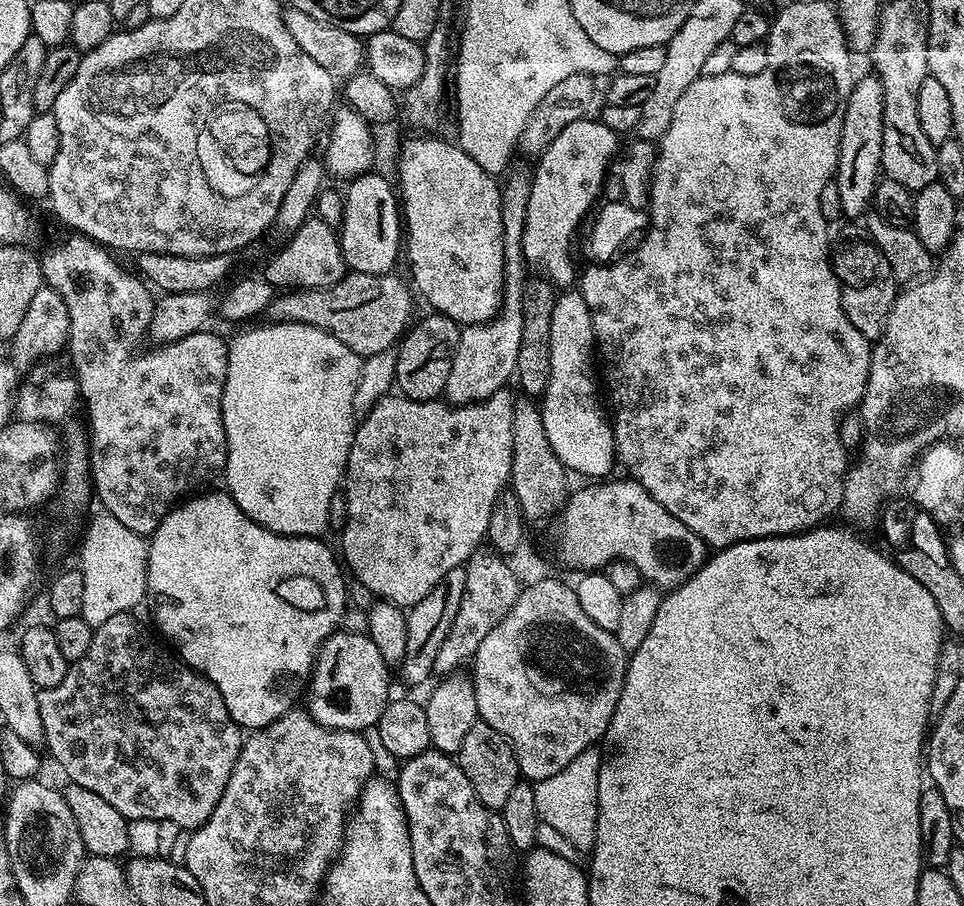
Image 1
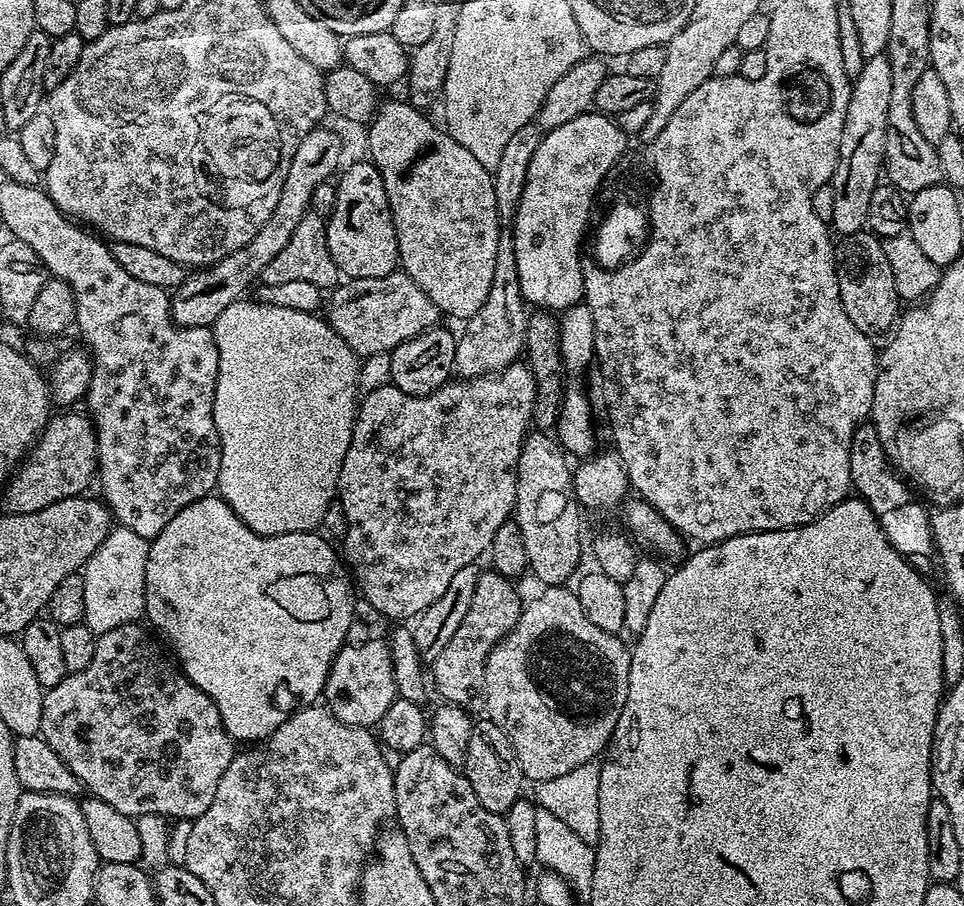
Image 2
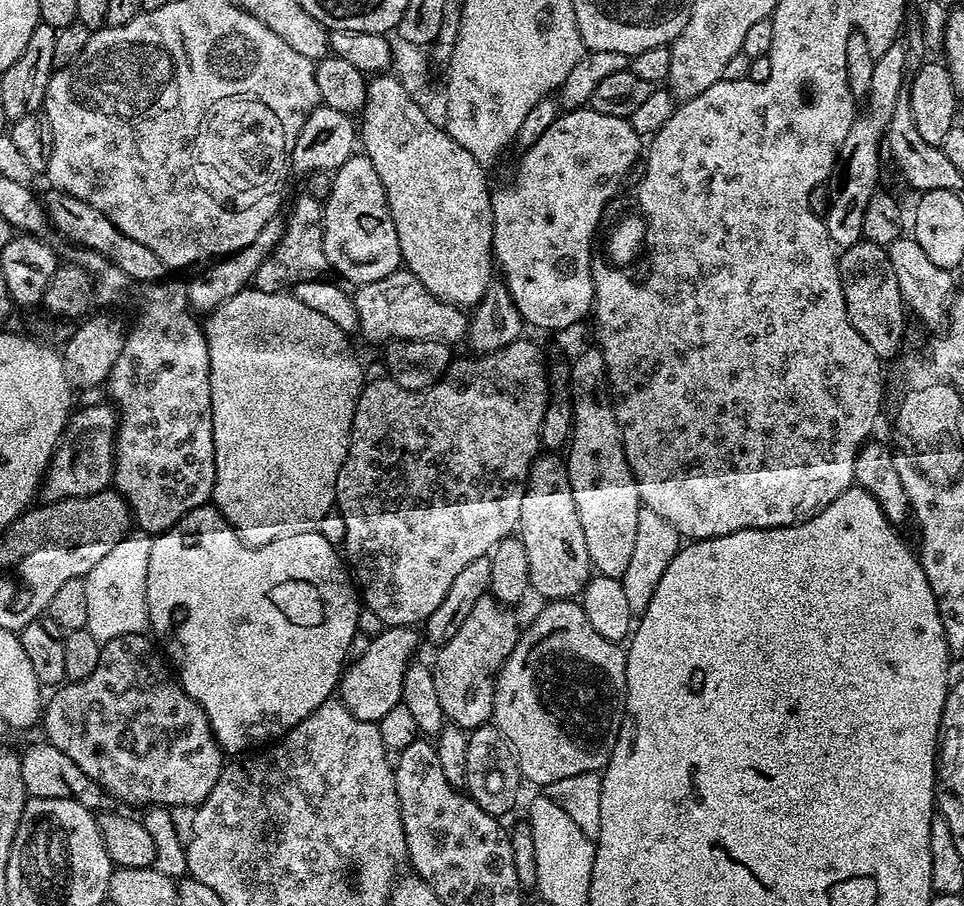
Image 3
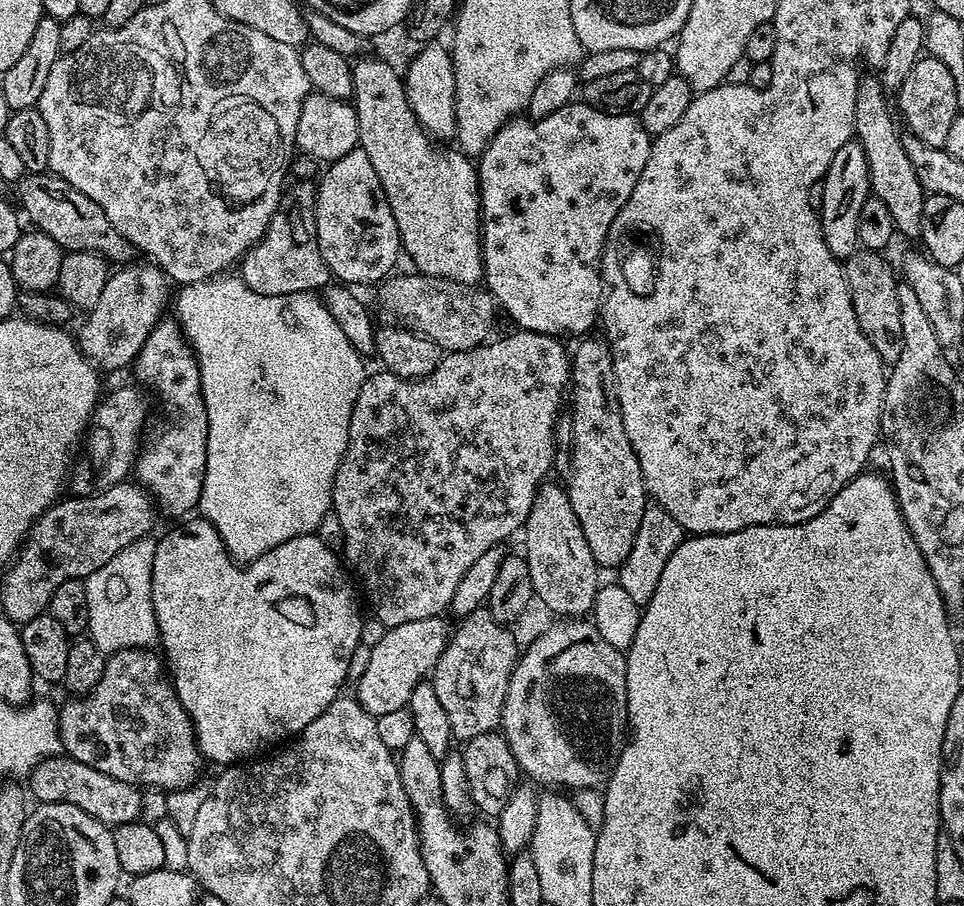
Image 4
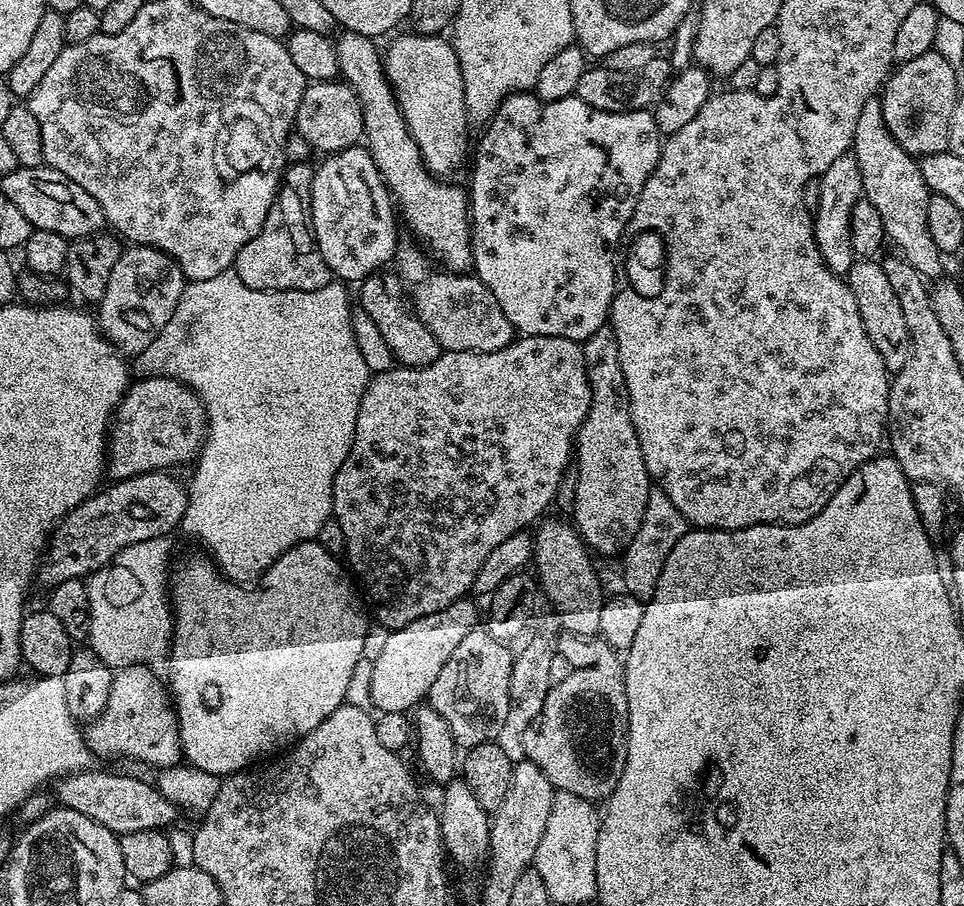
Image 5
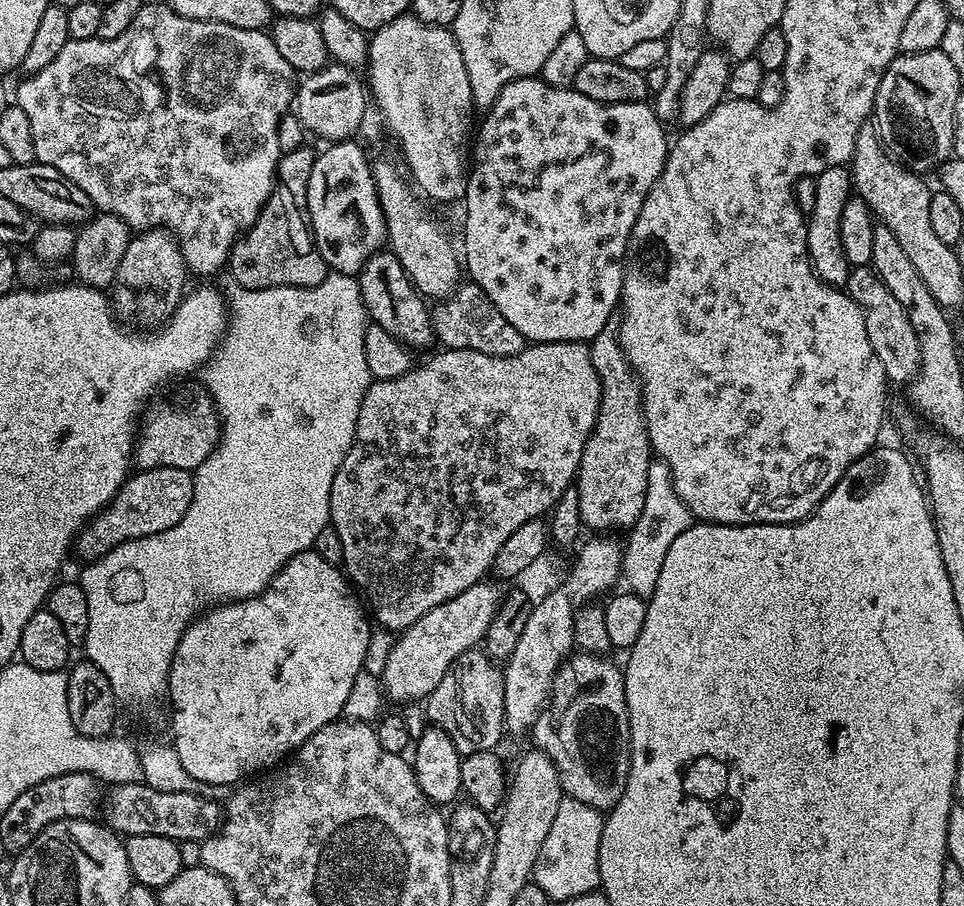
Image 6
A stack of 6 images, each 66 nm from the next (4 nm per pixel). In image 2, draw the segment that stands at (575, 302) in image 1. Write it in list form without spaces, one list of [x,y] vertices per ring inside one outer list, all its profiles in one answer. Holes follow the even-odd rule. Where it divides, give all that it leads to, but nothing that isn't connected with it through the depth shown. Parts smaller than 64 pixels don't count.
[[[581,302],[570,306],[566,311],[559,313],[560,348],[563,371],[568,377],[563,385],[563,396],[559,404],[559,416],[557,418],[554,435],[560,442],[561,448],[572,458],[587,458],[597,451],[596,424],[592,421],[592,404],[580,385],[580,376],[584,368],[593,367],[594,353],[594,314],[590,314],[587,304]]]

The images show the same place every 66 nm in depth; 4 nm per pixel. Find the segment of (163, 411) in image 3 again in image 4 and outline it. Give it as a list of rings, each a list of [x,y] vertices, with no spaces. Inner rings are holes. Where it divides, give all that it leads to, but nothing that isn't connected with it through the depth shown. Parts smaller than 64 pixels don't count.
[[[162,318],[146,338],[140,353],[136,355],[134,369],[139,383],[145,389],[153,388],[156,396],[169,408],[172,425],[157,436],[147,437],[134,465],[134,480],[149,496],[157,509],[168,516],[184,518],[201,503],[206,474],[206,442],[208,419],[204,405],[204,388],[199,375],[194,374],[198,365],[196,353],[184,339],[184,330],[172,318]],[[169,319],[169,320],[168,320]],[[144,384],[145,385],[144,385]],[[148,387],[148,388],[147,388]],[[188,512],[188,513],[187,513]]]

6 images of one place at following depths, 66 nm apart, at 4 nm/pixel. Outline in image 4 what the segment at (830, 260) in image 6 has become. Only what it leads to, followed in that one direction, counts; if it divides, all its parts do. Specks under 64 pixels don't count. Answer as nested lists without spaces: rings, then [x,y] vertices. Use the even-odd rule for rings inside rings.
[[[857,139],[848,140],[838,150],[838,154],[834,154],[822,183],[824,185],[822,206],[818,209],[822,238],[826,246],[830,246],[830,254],[834,254],[837,258],[847,258],[860,248],[858,214],[862,214],[862,205],[866,203],[872,191],[866,154],[863,153],[863,148]]]

